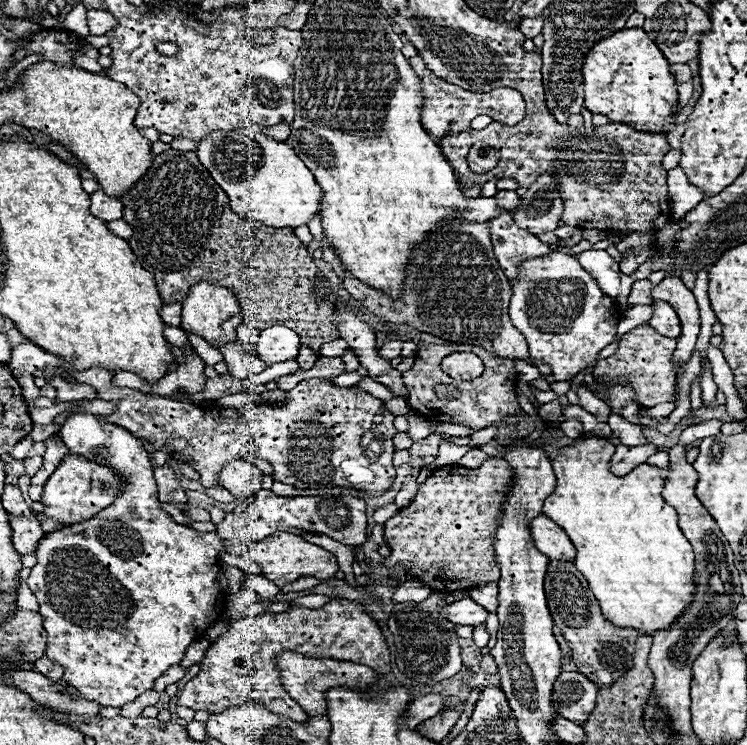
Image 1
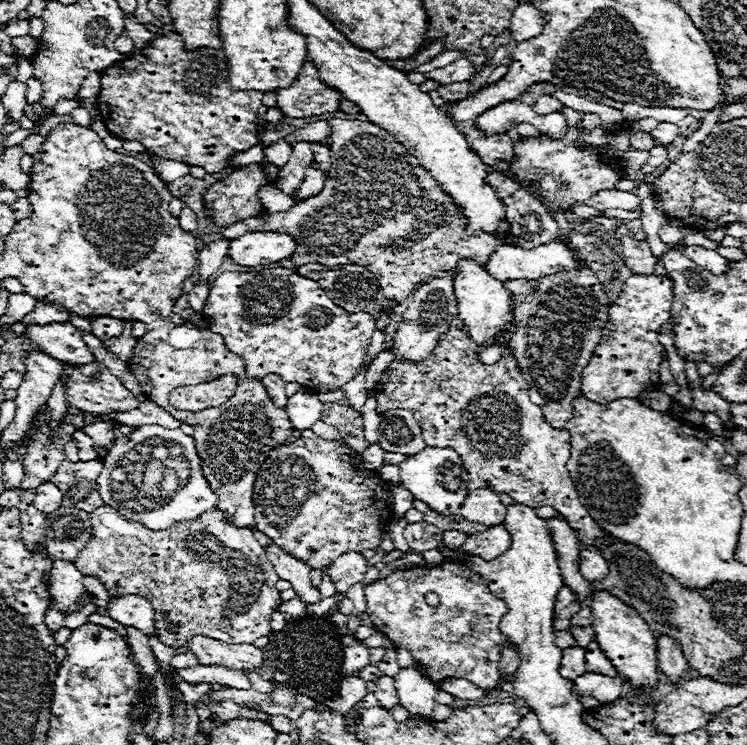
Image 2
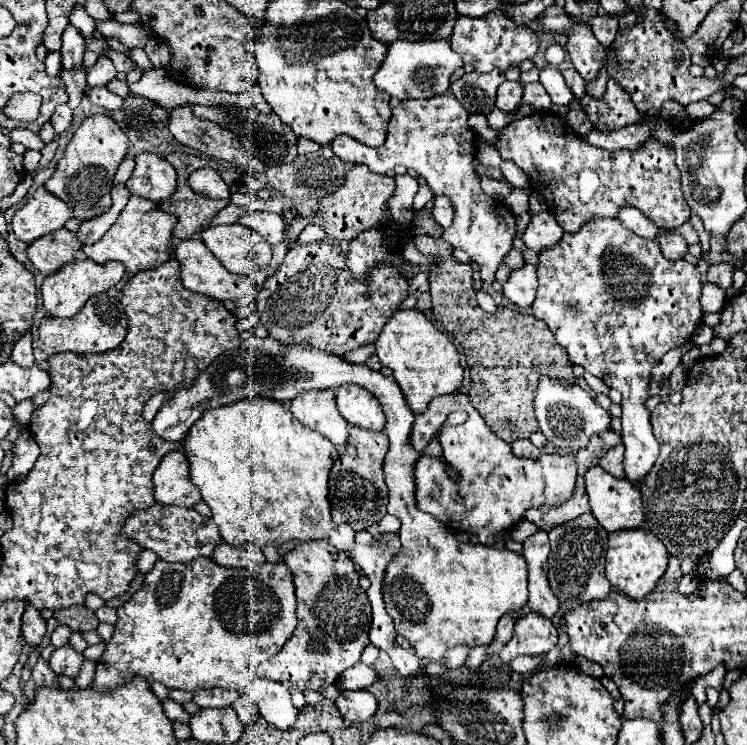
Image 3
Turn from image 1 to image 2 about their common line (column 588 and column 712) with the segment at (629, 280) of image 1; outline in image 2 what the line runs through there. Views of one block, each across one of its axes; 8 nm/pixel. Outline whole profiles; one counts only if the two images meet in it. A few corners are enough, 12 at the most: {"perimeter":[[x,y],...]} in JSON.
{"perimeter":[[702,246],[674,248],[688,252],[696,264],[712,274],[728,272],[730,260]]}

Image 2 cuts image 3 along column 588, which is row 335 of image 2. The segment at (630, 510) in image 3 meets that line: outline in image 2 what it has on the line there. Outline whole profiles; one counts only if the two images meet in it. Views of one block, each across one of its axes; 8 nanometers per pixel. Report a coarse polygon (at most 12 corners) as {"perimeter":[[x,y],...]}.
{"perimeter":[[484,266],[454,272],[458,318],[478,346],[516,328],[514,296]]}

